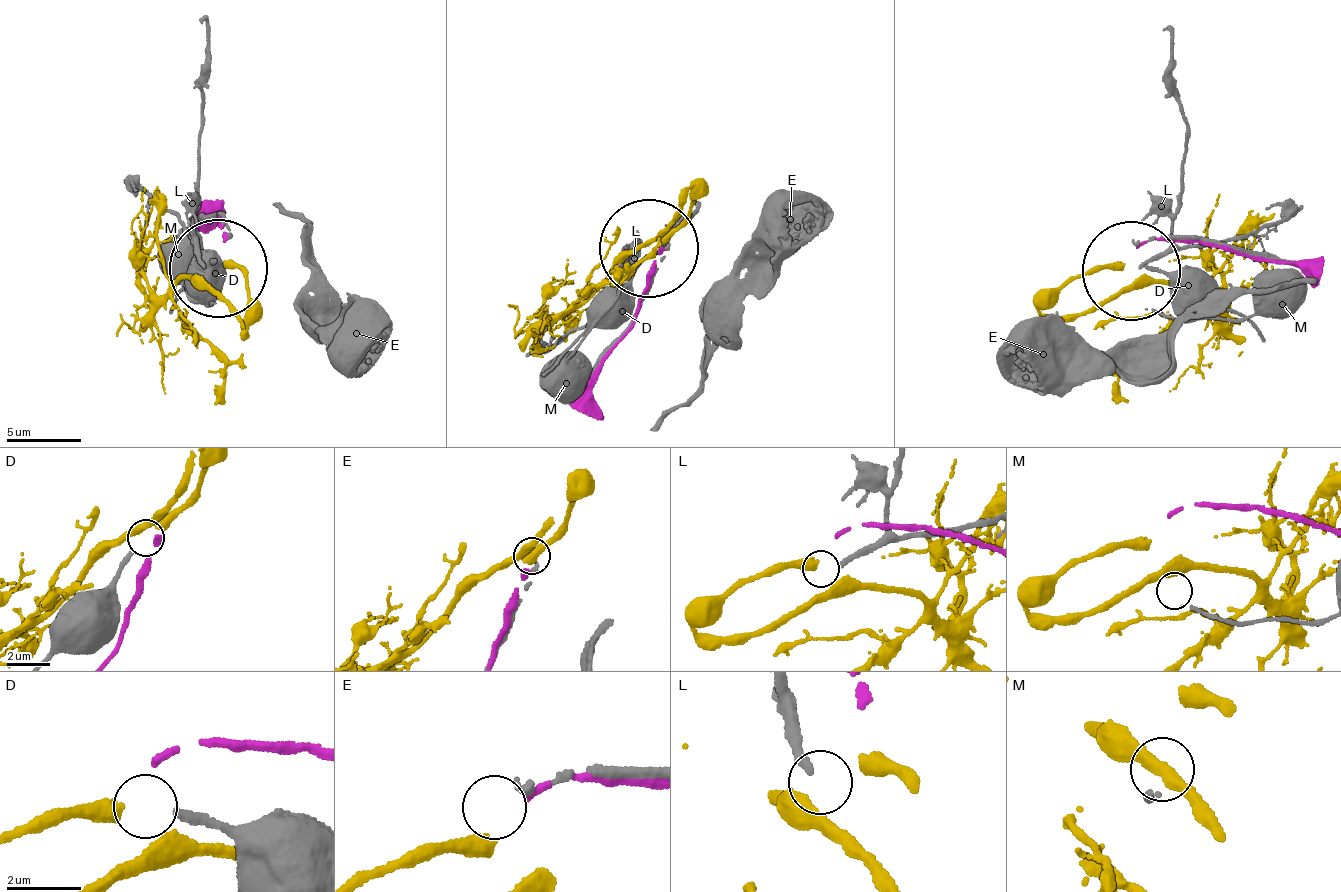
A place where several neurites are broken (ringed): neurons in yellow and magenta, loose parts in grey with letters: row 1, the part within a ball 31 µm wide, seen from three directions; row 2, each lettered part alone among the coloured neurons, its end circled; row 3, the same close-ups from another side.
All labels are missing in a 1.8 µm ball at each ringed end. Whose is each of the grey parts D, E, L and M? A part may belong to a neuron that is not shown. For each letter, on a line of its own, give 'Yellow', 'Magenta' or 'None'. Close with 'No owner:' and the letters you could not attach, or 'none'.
D: Yellow
E: None
L: None
M: None
No owner: E, L, M

